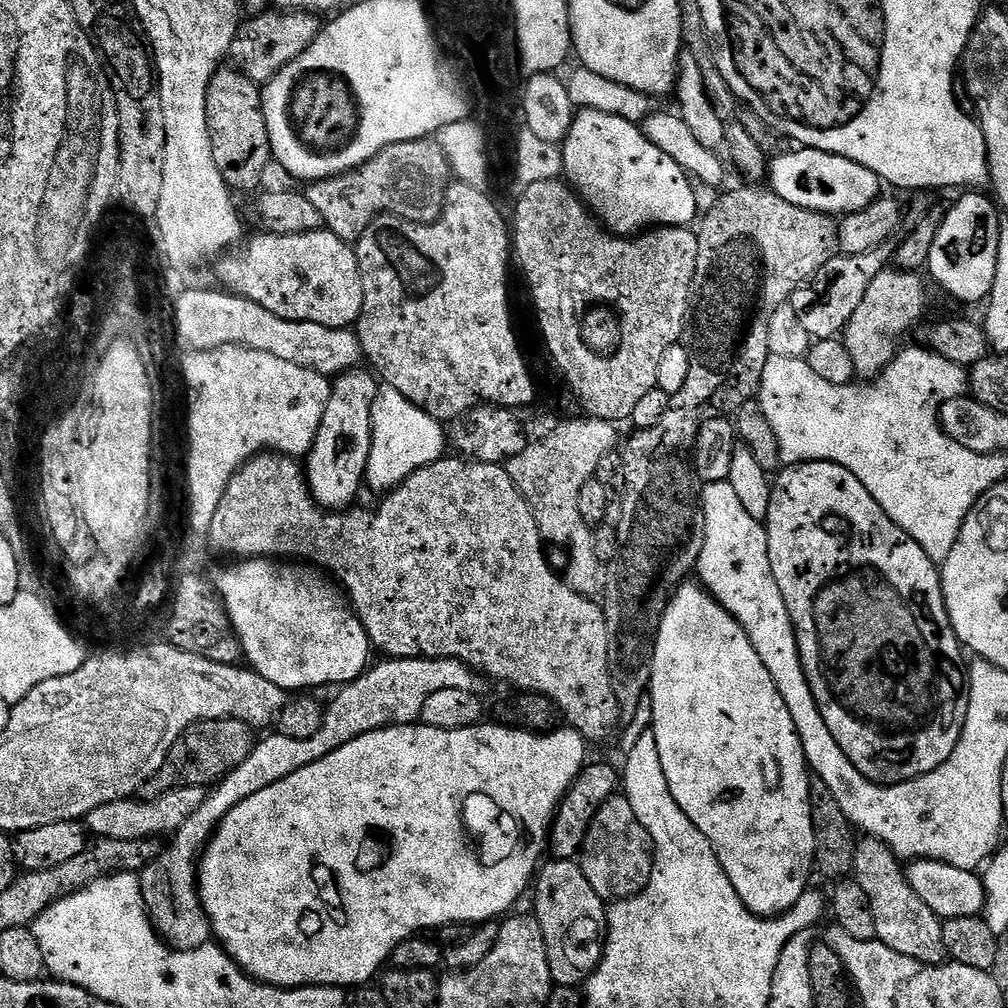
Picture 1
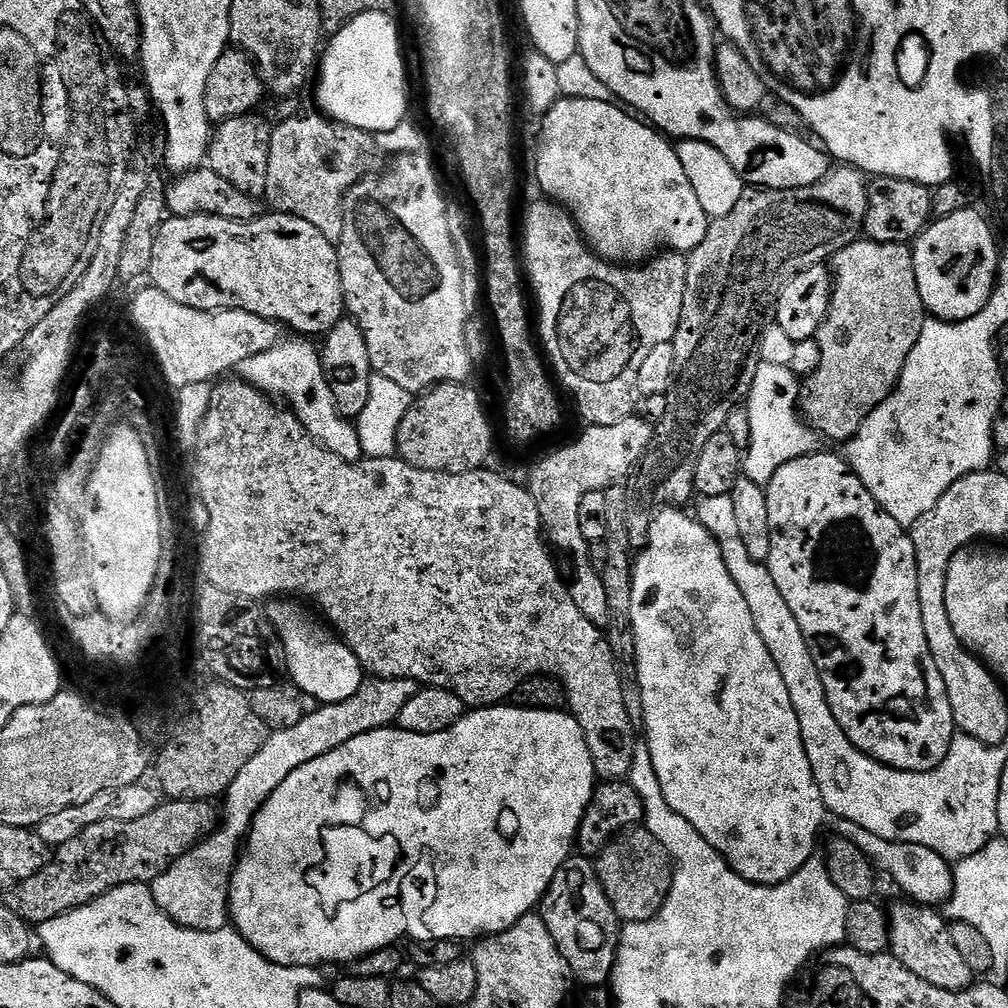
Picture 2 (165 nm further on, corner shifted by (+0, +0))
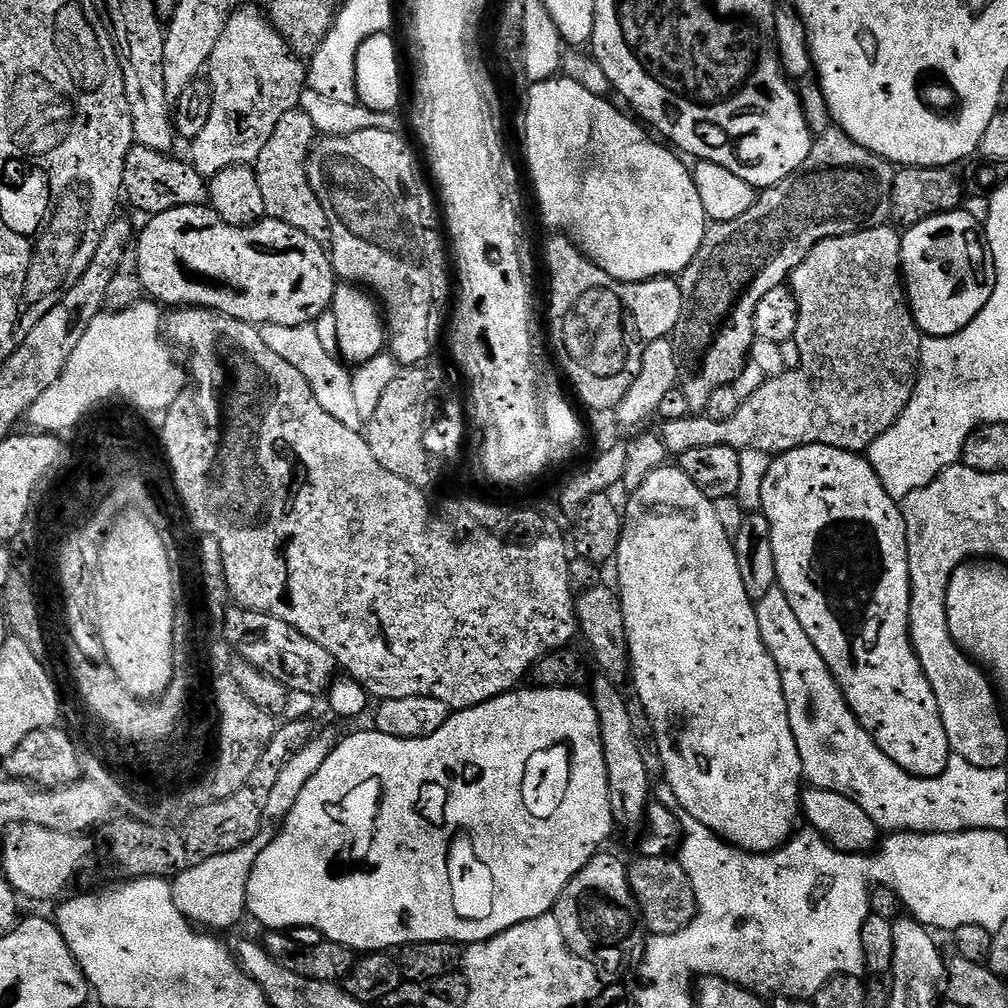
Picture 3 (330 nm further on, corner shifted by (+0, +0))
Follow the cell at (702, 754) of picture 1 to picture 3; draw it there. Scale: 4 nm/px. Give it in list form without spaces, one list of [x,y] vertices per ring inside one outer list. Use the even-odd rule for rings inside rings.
[[[665,466],[654,470],[654,474],[650,474],[650,478],[646,478],[646,482],[642,482],[642,486],[638,486],[638,490],[631,493],[627,497],[628,508],[623,513],[624,529],[622,530],[622,538],[620,545],[616,551],[614,567],[616,567],[616,576],[620,579],[620,588],[618,587],[618,595],[622,602],[622,614],[626,622],[626,638],[628,639],[628,659],[630,661],[630,680],[636,683],[634,692],[641,696],[642,705],[644,705],[649,720],[655,725],[655,734],[658,748],[661,750],[662,766],[664,767],[663,779],[672,787],[673,794],[678,798],[680,808],[690,813],[694,818],[698,818],[698,822],[702,822],[702,826],[706,826],[711,832],[719,836],[720,839],[726,841],[727,844],[733,844],[735,848],[741,848],[743,852],[774,852],[781,848],[792,839],[797,831],[798,823],[802,820],[801,811],[801,793],[802,781],[804,780],[804,771],[802,770],[802,758],[798,754],[798,742],[794,738],[794,734],[790,730],[790,718],[786,710],[786,694],[782,686],[782,678],[778,674],[778,666],[774,662],[774,658],[770,654],[770,650],[766,650],[766,646],[760,637],[758,630],[758,618],[756,617],[756,605],[750,598],[750,594],[746,594],[746,582],[742,582],[742,574],[738,574],[738,558],[734,554],[734,546],[732,545],[732,537],[728,536],[726,530],[723,529],[722,522],[719,521],[718,514],[715,513],[715,506],[710,498],[706,498],[706,494],[702,494],[702,490],[698,490],[698,486],[694,486],[694,482],[690,482],[690,478],[686,478],[679,466]]]

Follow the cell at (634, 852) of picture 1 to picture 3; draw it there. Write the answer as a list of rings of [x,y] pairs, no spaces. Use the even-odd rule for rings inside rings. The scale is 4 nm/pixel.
[[[645,856],[636,860],[629,865],[628,881],[639,904],[645,931],[652,936],[680,933],[697,914],[697,899],[684,865],[670,856]]]

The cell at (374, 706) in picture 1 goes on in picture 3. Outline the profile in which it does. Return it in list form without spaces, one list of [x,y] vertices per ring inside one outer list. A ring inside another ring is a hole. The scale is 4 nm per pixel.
[[[319,736],[309,740],[306,746],[302,746],[302,750],[294,752],[286,762],[286,766],[282,766],[282,774],[278,774],[278,782],[274,782],[274,790],[270,790],[270,799],[266,801],[264,824],[257,836],[238,850],[206,858],[202,866],[194,866],[194,870],[179,872],[171,881],[174,906],[178,906],[181,914],[193,925],[216,930],[212,928],[232,928],[240,919],[245,919],[248,907],[246,886],[250,882],[250,870],[254,862],[258,862],[258,854],[266,850],[266,846],[278,831],[277,822],[283,821],[284,817],[290,814],[294,802],[298,802],[298,794],[302,794],[303,788],[306,787],[306,782],[310,782],[310,778],[318,774],[318,766],[322,766],[322,762],[326,762],[326,758],[332,753],[334,740],[328,736]]]

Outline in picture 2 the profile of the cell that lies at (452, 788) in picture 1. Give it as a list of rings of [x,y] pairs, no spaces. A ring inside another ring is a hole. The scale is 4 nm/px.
[[[489,706],[465,711],[464,717],[454,722],[450,730],[438,734],[403,732],[398,726],[358,734],[358,738],[350,738],[350,742],[338,746],[338,750],[330,750],[330,754],[322,754],[322,758],[298,766],[298,770],[266,798],[252,819],[252,828],[236,861],[236,869],[232,871],[228,895],[231,927],[270,962],[307,968],[320,968],[324,964],[348,966],[366,954],[393,947],[400,942],[396,940],[411,930],[419,916],[424,916],[424,928],[432,940],[469,942],[492,936],[514,926],[514,922],[529,915],[544,899],[550,882],[554,882],[554,874],[558,874],[577,847],[576,835],[597,783],[590,746],[586,746],[582,726],[568,710]]]

